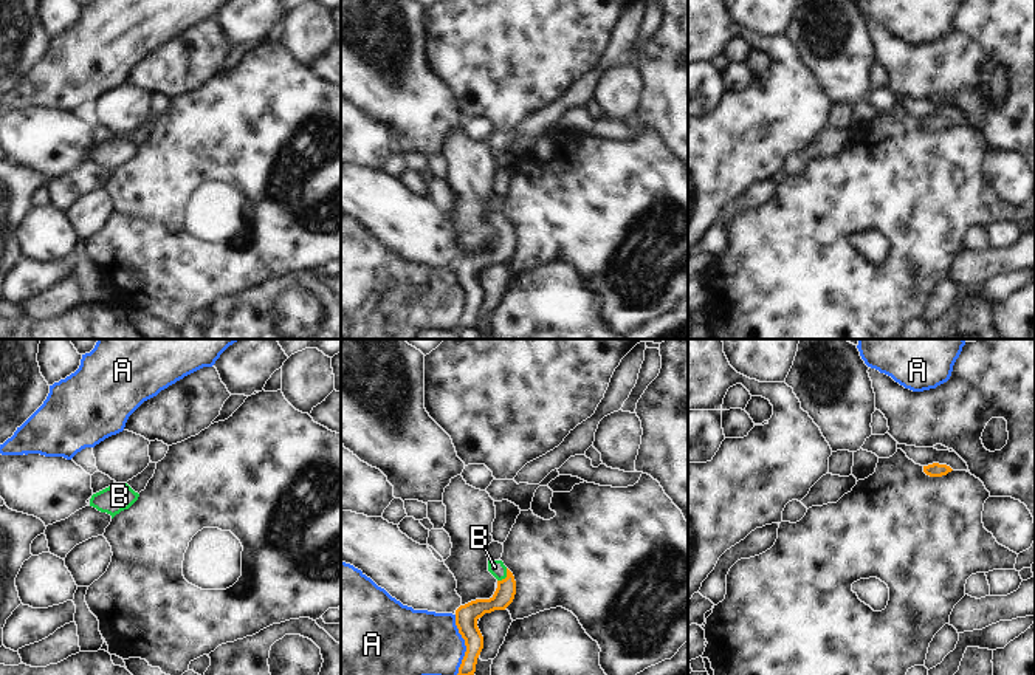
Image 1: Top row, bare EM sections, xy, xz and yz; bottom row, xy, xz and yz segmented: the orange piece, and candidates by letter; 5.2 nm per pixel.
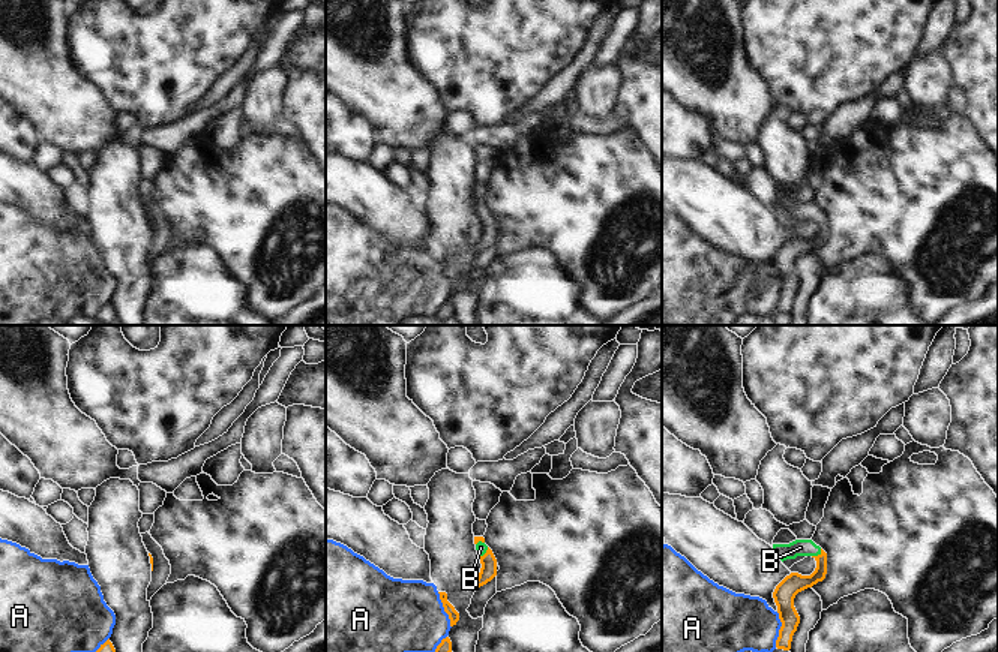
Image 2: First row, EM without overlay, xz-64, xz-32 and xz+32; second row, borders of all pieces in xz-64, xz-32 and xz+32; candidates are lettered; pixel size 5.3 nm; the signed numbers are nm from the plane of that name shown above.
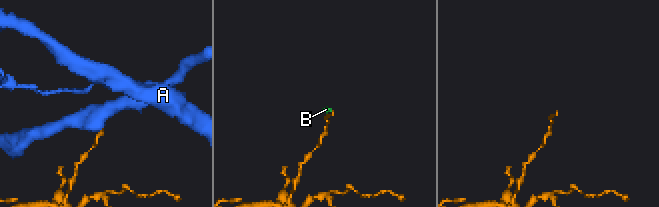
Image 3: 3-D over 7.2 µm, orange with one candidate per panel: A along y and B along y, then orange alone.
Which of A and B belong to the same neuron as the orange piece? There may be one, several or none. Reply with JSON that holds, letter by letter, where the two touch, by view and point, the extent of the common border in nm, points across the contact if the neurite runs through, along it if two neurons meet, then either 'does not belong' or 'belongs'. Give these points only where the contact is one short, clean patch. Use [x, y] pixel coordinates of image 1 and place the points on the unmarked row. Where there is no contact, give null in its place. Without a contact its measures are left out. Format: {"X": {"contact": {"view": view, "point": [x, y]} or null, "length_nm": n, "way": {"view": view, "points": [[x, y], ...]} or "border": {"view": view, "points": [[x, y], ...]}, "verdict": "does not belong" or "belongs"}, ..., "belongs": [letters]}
{"A": {"contact": {"view": "xz", "point": [465, 298]}, "length_nm": 320, "verdict": "does not belong"}, "B": {"contact": {"view": "xz", "point": [507, 229]}, "length_nm": 90, "way": {"view": "xz", "points": [[504, 248], [507, 229], [495, 220]]}, "verdict": "belongs"}, "belongs": ["B"]}

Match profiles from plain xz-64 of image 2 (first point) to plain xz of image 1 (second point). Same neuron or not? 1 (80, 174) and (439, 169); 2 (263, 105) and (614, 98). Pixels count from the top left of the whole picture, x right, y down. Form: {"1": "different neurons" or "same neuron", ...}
{"1": "different neurons", "2": "same neuron"}

